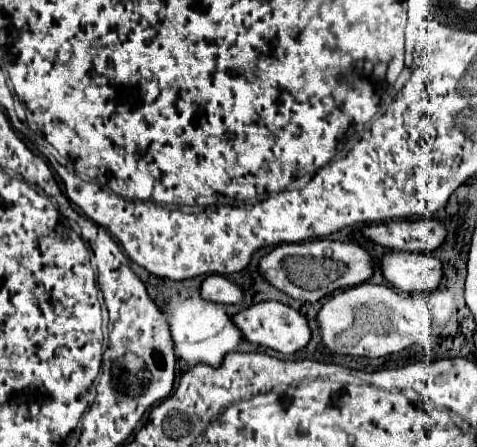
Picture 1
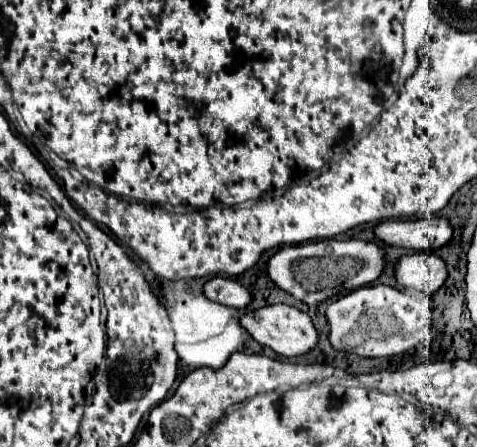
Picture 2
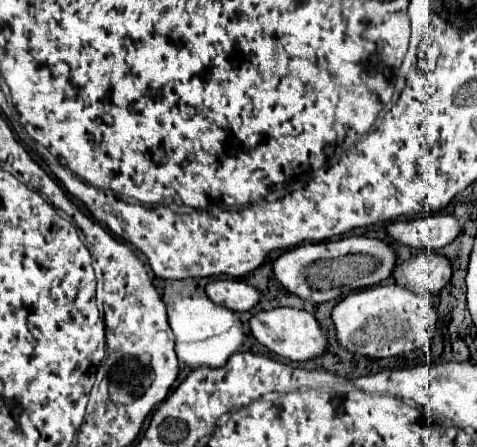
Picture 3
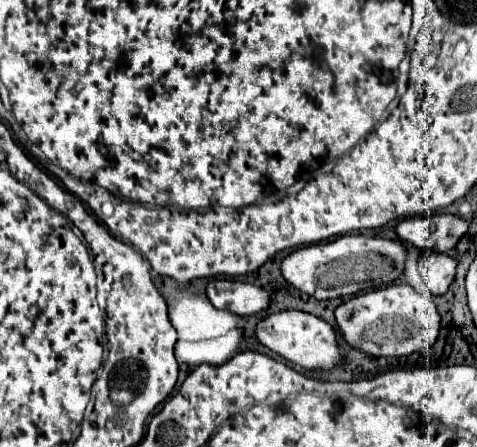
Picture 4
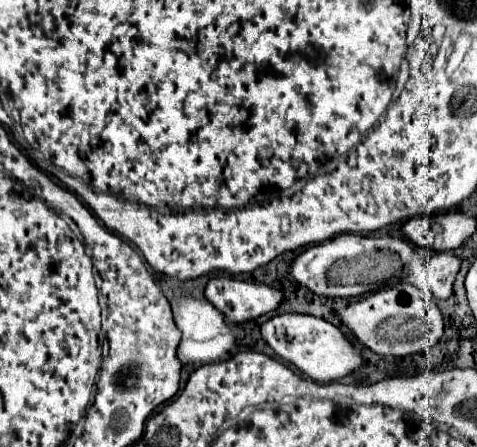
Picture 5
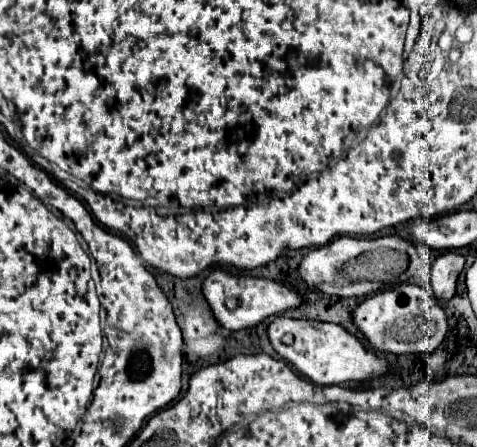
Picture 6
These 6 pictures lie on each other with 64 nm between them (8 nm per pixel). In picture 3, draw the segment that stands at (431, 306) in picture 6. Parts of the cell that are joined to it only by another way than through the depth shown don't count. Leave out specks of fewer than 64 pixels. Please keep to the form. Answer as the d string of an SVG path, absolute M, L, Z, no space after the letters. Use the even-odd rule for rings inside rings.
M396 284L370 286L342 298L332 308L332 322L336 326L336 340L342 348L366 358L386 358L428 344L436 330L436 310L428 294L418 296Z

